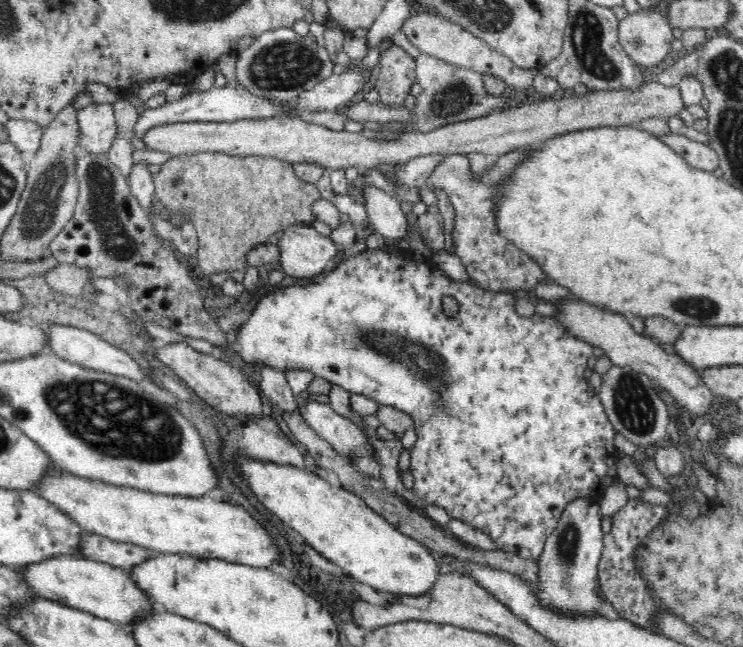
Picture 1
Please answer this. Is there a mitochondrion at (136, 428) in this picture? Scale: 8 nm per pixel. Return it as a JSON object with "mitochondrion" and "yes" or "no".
{"mitochondrion":"yes"}

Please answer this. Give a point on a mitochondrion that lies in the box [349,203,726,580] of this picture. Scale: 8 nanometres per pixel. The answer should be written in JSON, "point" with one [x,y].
{"point":[420,360]}

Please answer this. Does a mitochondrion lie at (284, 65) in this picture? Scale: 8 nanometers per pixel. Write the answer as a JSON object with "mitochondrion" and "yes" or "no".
{"mitochondrion":"yes"}

